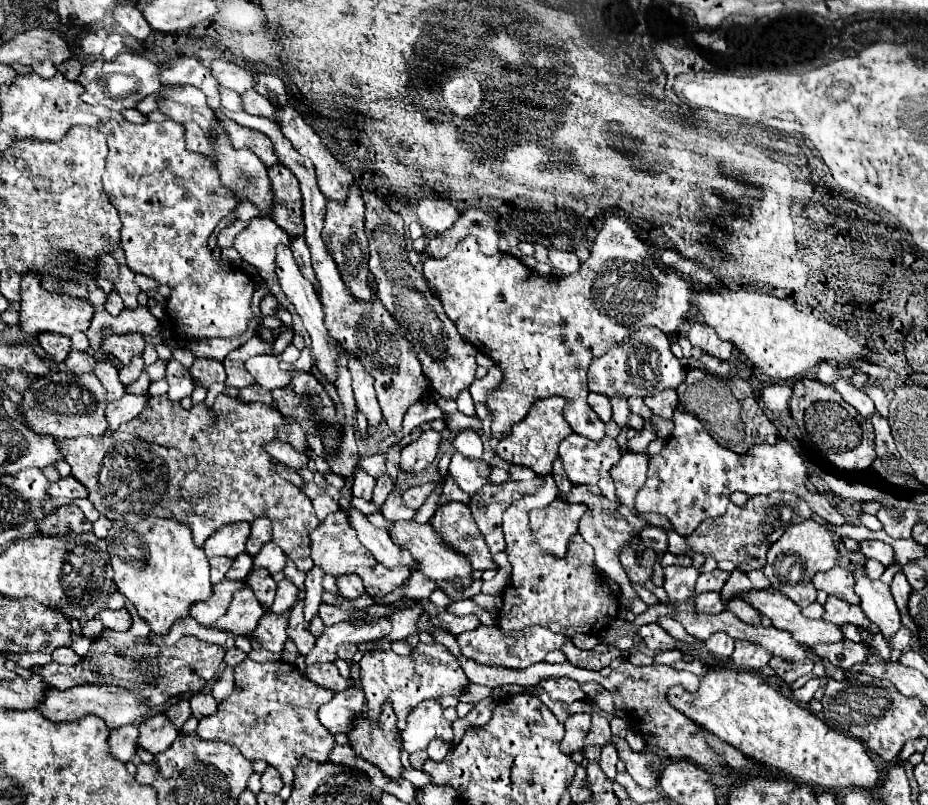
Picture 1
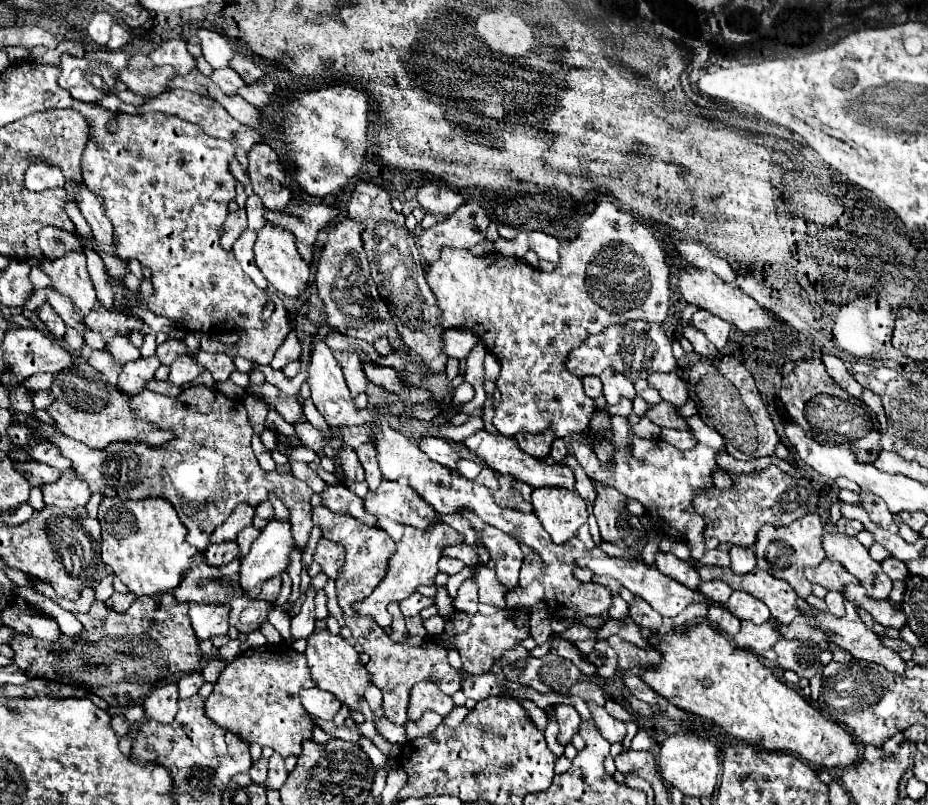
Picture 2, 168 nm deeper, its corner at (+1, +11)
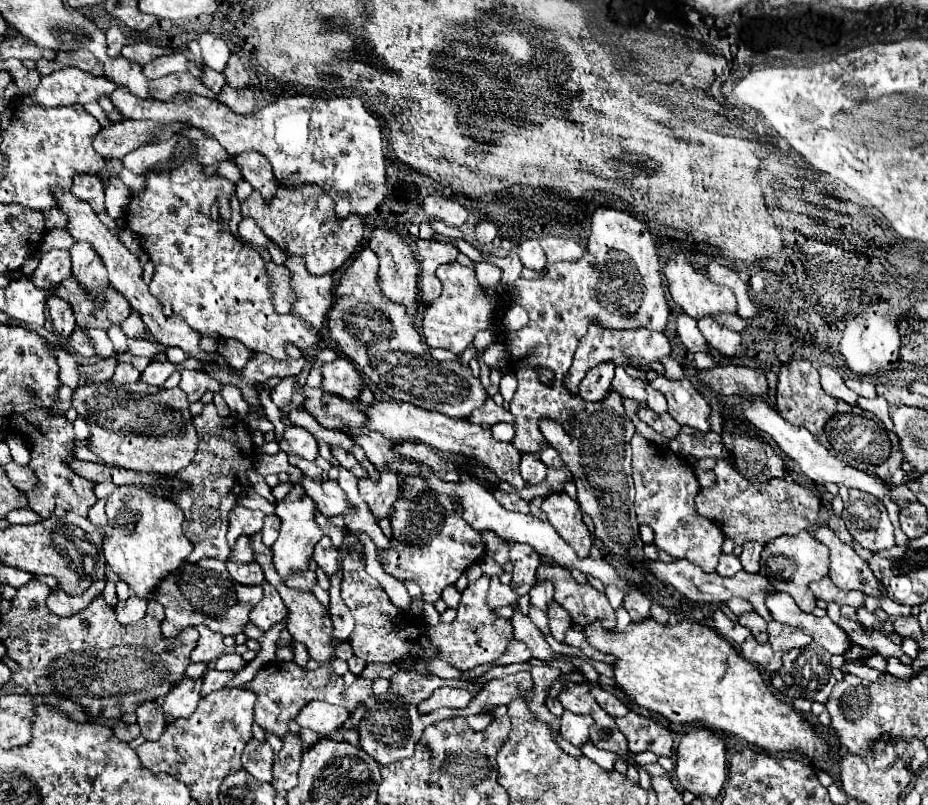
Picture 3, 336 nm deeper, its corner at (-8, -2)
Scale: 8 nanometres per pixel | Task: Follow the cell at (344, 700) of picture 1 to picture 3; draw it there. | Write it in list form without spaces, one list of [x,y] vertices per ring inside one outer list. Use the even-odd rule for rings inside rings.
[[[312,700],[312,702],[308,702],[308,704],[300,710],[296,722],[298,722],[302,728],[310,728],[310,730],[314,730],[316,734],[326,736],[326,734],[330,734],[332,730],[340,728],[340,726],[346,722],[348,716],[350,716],[350,714],[348,714],[346,708],[332,706],[332,704],[328,704],[328,702],[320,702],[320,700]]]

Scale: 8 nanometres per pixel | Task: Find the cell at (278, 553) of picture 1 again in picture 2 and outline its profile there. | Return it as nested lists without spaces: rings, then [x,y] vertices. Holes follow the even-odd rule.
[[[245,527],[245,529],[241,529],[241,533],[237,535],[237,543],[239,543],[239,547],[241,547],[241,557],[245,557],[247,553],[249,553],[249,547],[251,547],[251,543],[259,537],[259,529],[255,529],[255,527]]]

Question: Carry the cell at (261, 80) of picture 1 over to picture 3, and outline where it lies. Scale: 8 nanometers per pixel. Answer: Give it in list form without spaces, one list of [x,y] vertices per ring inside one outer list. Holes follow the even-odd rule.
[[[236,54],[230,58],[230,66],[226,66],[224,76],[228,80],[228,86],[232,86],[232,88],[238,88],[238,90],[250,88],[250,76]]]

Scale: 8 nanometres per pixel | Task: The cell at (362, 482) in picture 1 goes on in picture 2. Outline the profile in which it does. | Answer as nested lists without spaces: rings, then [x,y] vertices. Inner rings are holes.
[[[341,447],[337,451],[337,457],[341,461],[341,467],[345,471],[345,475],[353,481],[363,481],[365,479],[365,473],[363,473],[363,467],[355,455],[355,451],[351,447]]]

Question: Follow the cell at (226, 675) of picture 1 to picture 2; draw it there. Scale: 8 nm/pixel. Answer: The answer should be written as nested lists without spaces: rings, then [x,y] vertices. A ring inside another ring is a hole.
[[[231,639],[229,643],[225,643],[225,645],[219,649],[219,655],[221,655],[221,657],[227,657],[227,659],[235,659],[239,653],[241,653],[241,641],[239,641],[239,639]]]

